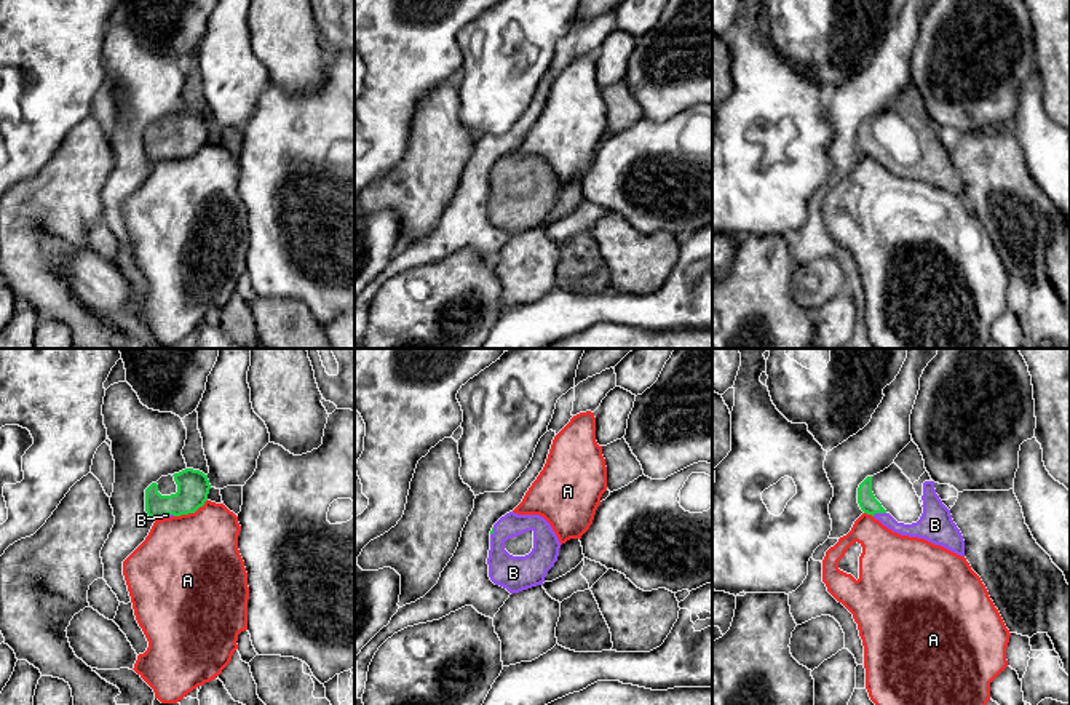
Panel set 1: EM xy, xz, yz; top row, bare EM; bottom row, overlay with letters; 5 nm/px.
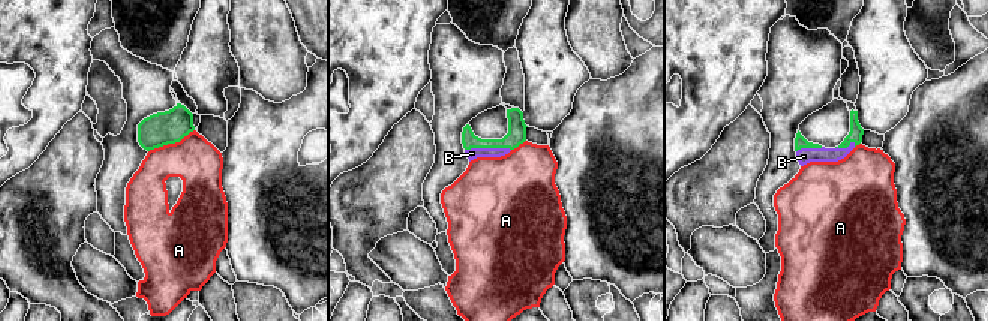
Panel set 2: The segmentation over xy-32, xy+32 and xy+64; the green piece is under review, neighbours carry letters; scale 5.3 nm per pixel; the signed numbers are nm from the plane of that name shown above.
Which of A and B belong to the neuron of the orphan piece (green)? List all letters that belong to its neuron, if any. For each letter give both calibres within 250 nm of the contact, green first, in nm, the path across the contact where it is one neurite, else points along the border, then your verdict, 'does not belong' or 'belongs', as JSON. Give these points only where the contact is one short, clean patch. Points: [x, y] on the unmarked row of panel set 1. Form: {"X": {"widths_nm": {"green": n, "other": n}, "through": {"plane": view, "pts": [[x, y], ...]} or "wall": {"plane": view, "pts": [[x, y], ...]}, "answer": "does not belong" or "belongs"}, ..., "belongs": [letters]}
{"A": {"widths_nm": {"green": 160, "other": 480}, "answer": "does not belong"}, "B": {"widths_nm": {"green": 90, "other": 110}, "through": {"plane": "yz", "pts": [[866, 141], [879, 154], [898, 170], [925, 170]]}, "answer": "belongs"}, "belongs": ["B"]}

